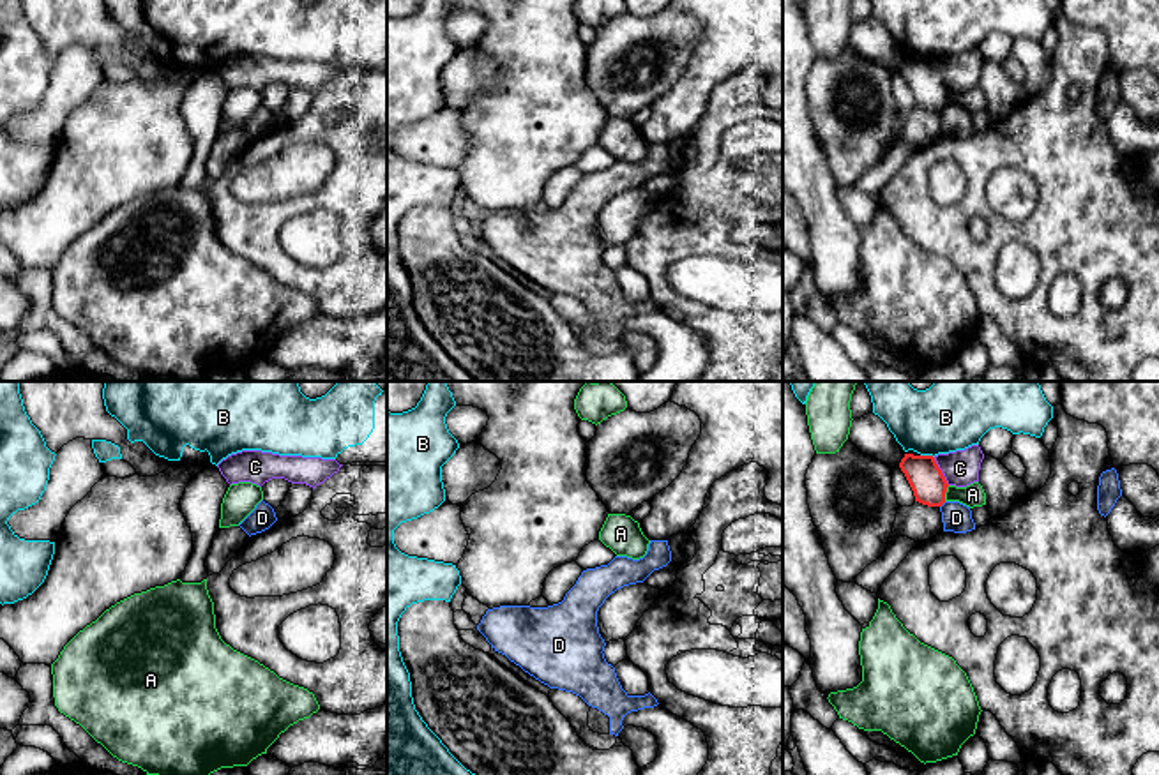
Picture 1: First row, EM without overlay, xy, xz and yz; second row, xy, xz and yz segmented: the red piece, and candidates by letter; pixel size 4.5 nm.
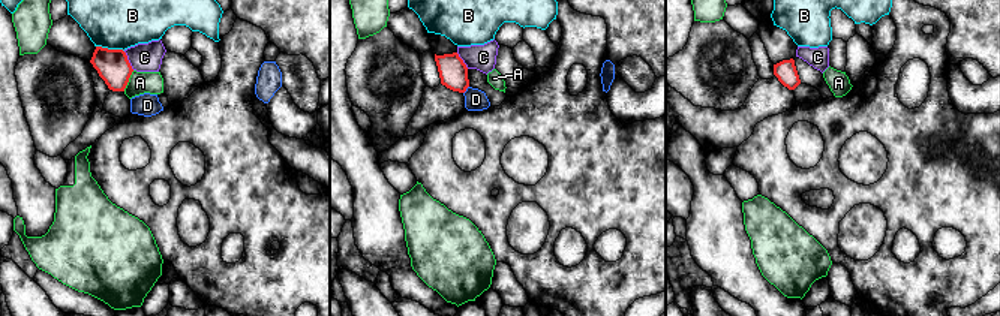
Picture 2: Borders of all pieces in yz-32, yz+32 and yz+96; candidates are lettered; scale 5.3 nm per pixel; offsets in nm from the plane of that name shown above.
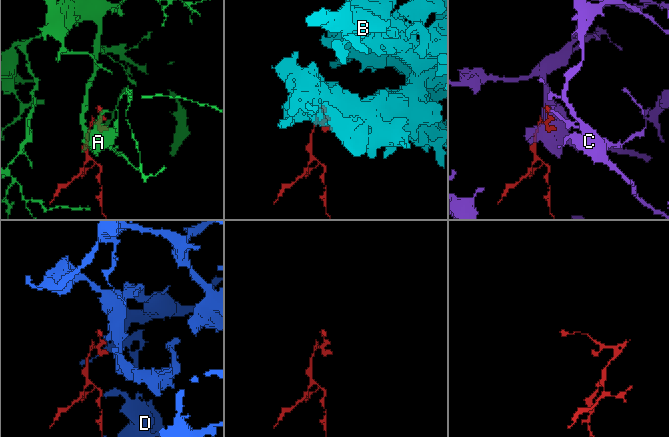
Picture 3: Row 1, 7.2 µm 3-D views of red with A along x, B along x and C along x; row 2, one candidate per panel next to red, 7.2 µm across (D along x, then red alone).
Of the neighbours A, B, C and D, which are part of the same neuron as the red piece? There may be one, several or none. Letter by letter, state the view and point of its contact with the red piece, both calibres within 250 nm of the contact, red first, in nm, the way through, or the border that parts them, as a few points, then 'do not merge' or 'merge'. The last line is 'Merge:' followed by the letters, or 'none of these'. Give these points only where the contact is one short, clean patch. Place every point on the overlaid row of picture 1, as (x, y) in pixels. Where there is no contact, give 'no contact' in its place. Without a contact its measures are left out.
A: meets red in yz at (946, 491); 160 nm thick on the red side, 100 nm on the other; do not merge
B: meets red in yz at (928, 456); 160 nm thick on the red side, 320 nm on the other; border along yz (921, 454), (933, 458); do not merge
C: meets red in yz at (940, 472); 160 nm thick on the red side, 160 nm on the other; do not merge
D: meets red in yz at (942, 504); 160 nm thick on the red side, 130 nm on the other; border along yz (946, 502), (940, 507); do not merge
Merge: none of these

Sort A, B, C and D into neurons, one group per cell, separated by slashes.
A / B / C / D

